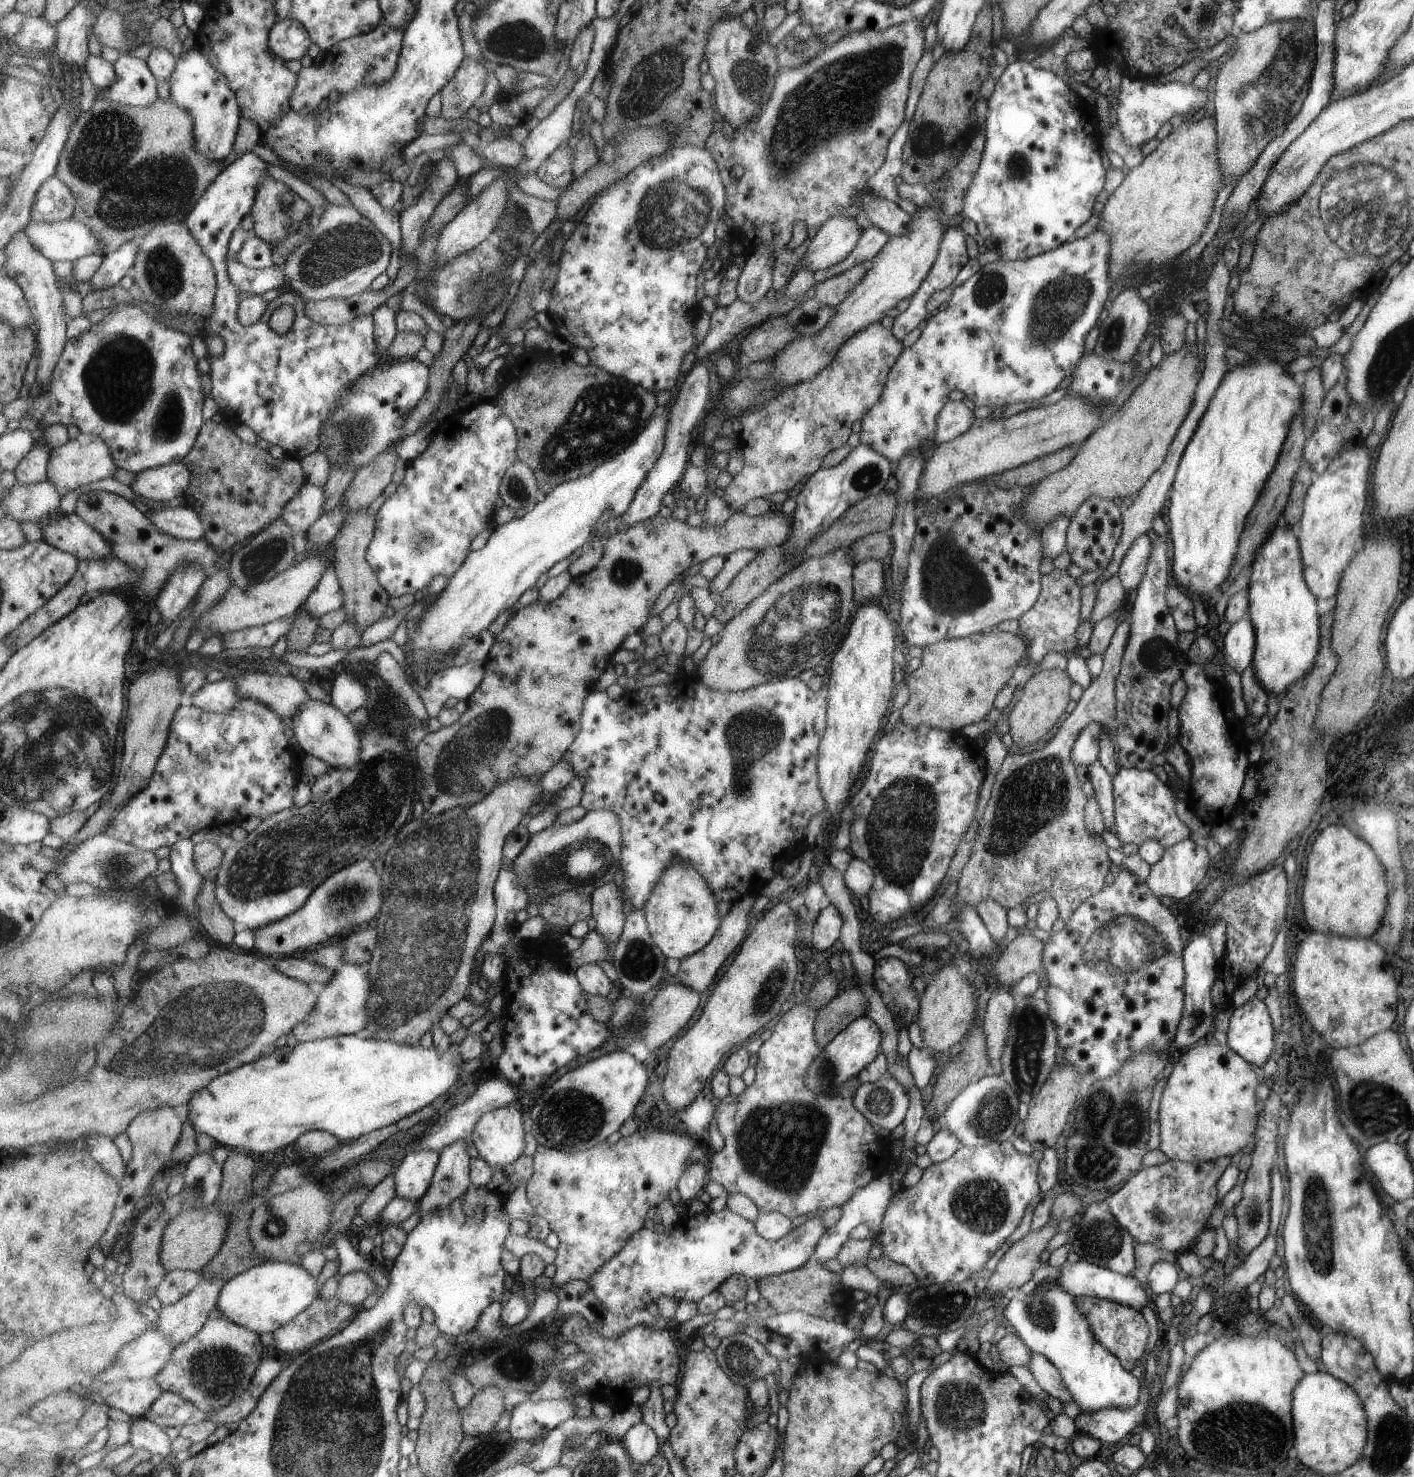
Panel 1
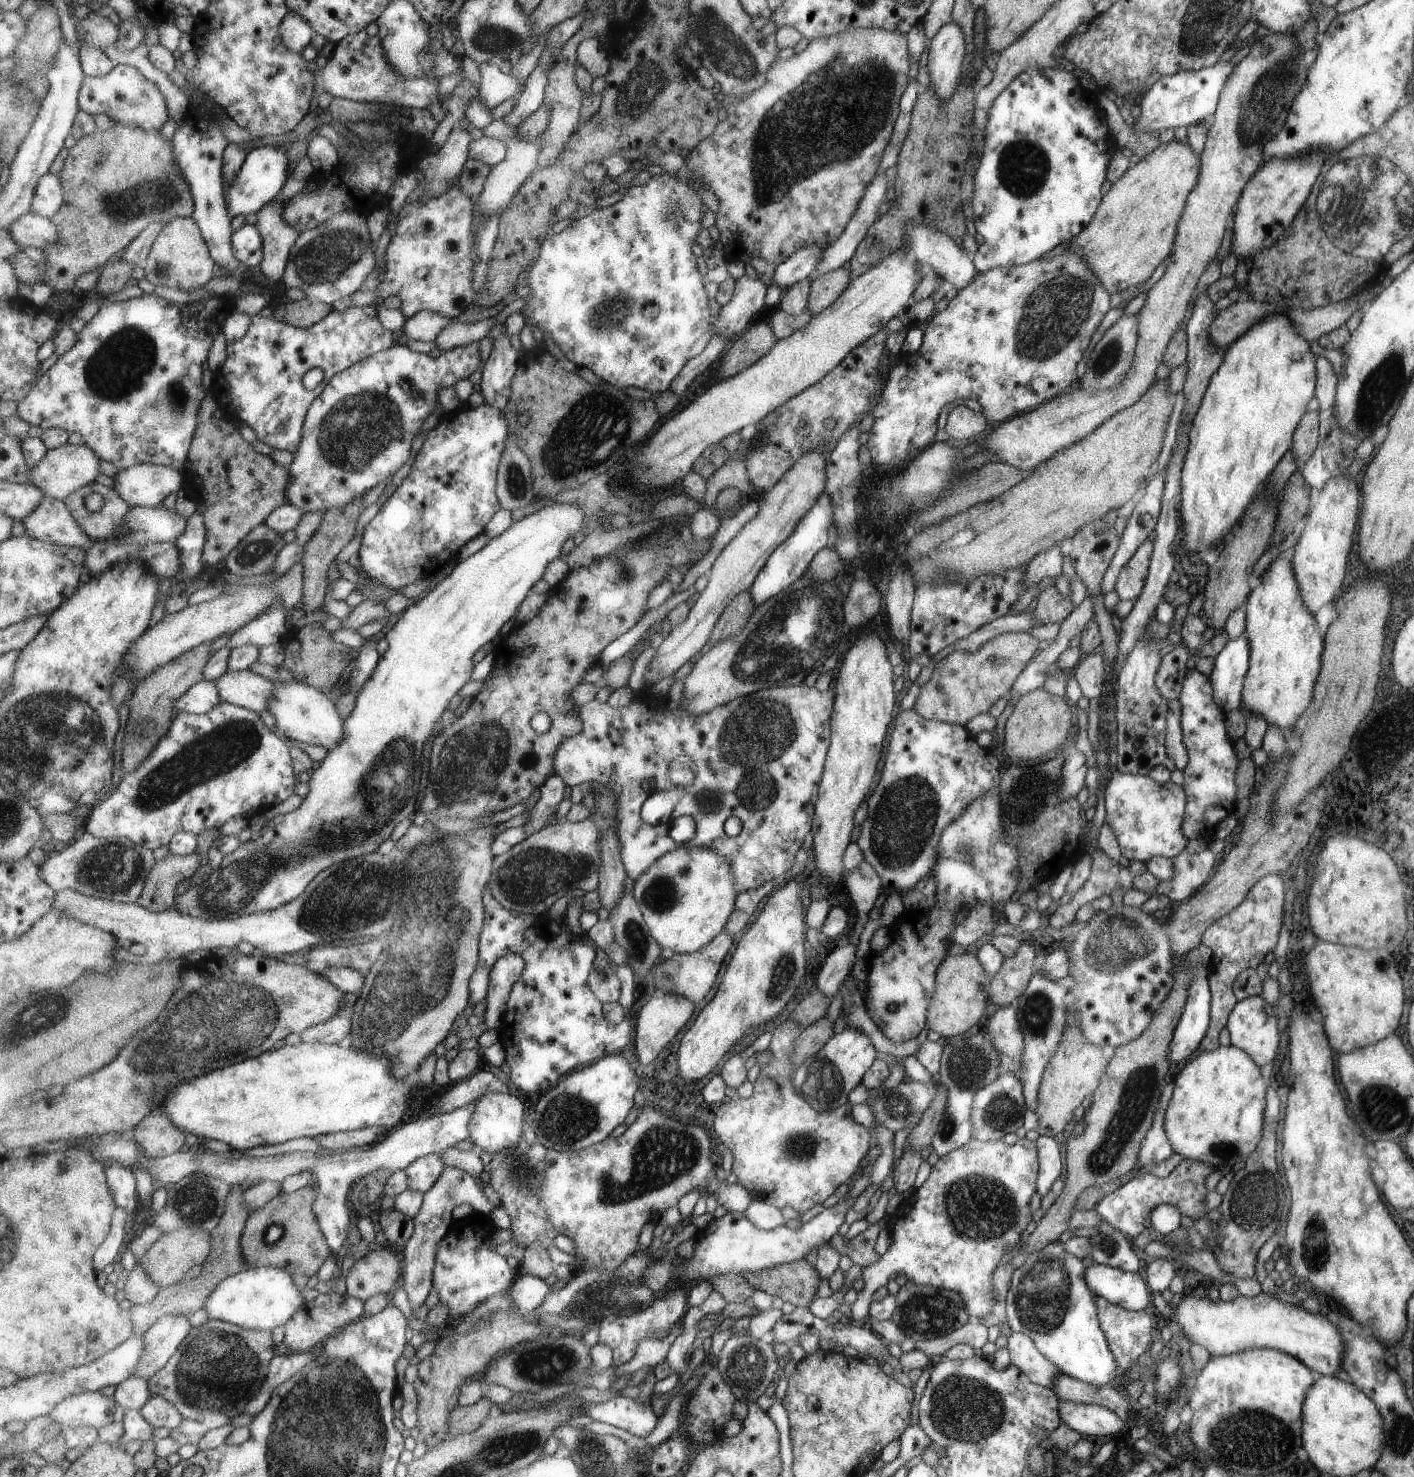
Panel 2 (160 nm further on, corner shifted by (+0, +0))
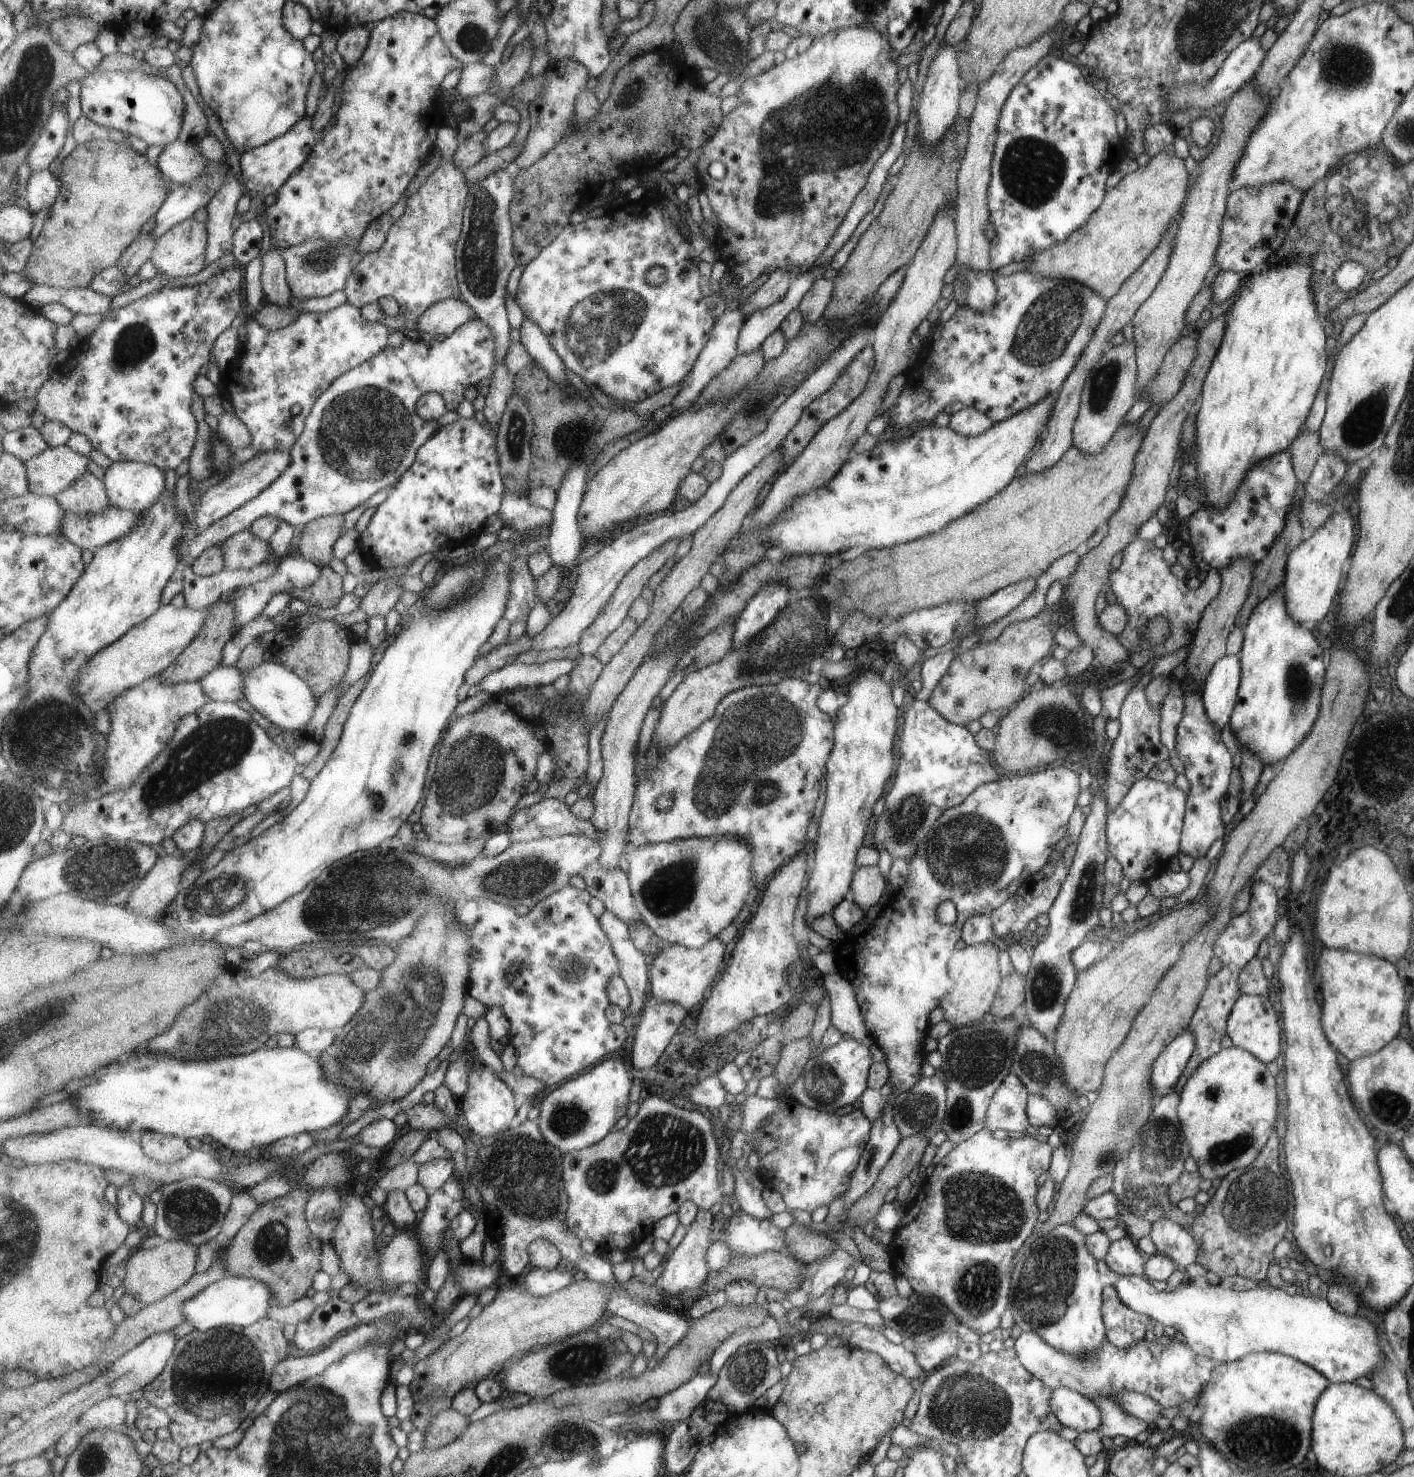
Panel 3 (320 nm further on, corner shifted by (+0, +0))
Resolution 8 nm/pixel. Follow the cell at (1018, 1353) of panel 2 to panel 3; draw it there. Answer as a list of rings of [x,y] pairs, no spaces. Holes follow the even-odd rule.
[[[1022,1331],[1015,1339],[1013,1348],[1015,1348],[1021,1364],[1033,1376],[1048,1385],[1050,1389],[1067,1387],[1092,1400],[1098,1406],[1099,1414],[1102,1418],[1096,1431],[1100,1433],[1100,1436],[1107,1436],[1107,1438],[1111,1439],[1114,1436],[1121,1435],[1128,1438],[1130,1442],[1133,1441],[1136,1434],[1149,1428],[1144,1420],[1131,1416],[1120,1407],[1118,1393],[1121,1391],[1144,1394],[1158,1402],[1162,1408],[1177,1406],[1181,1402],[1189,1400],[1189,1398],[1195,1398],[1199,1392],[1203,1391],[1203,1382],[1197,1378],[1195,1366],[1198,1366],[1198,1364],[1193,1352],[1185,1346],[1185,1342],[1180,1343],[1177,1340],[1165,1338],[1158,1340],[1154,1338],[1150,1344],[1147,1344],[1145,1340],[1140,1340],[1137,1343],[1133,1343],[1132,1347],[1117,1347],[1109,1343],[1107,1338],[1105,1338],[1103,1346],[1099,1347],[1095,1352],[1091,1351],[1088,1357],[1084,1357],[1083,1355],[1075,1356],[1057,1350],[1052,1345],[1048,1345],[1035,1331]]]

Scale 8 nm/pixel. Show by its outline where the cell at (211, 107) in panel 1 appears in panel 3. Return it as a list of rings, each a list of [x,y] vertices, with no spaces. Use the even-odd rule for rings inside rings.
[[[174,140],[163,148],[157,164],[167,179],[177,185],[194,183],[200,179],[210,165],[195,143],[184,144],[181,140]]]

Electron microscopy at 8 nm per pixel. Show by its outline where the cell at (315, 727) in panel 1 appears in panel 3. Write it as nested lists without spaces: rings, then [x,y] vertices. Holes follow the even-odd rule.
[[[278,659],[263,660],[260,665],[243,671],[242,675],[246,699],[264,718],[290,731],[306,728],[306,724],[316,711],[318,702],[312,686],[304,678],[283,665]]]

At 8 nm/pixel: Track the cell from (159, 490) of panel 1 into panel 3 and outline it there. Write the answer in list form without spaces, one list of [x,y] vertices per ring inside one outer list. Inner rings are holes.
[[[137,461],[113,462],[102,479],[113,507],[138,513],[152,507],[169,487],[163,469]]]

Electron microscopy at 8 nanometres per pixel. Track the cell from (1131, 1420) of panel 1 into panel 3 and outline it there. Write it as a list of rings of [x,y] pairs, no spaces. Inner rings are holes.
[[[1067,1387],[1052,1389],[1048,1403],[1056,1419],[1078,1433],[1097,1430],[1102,1419],[1092,1400]]]

